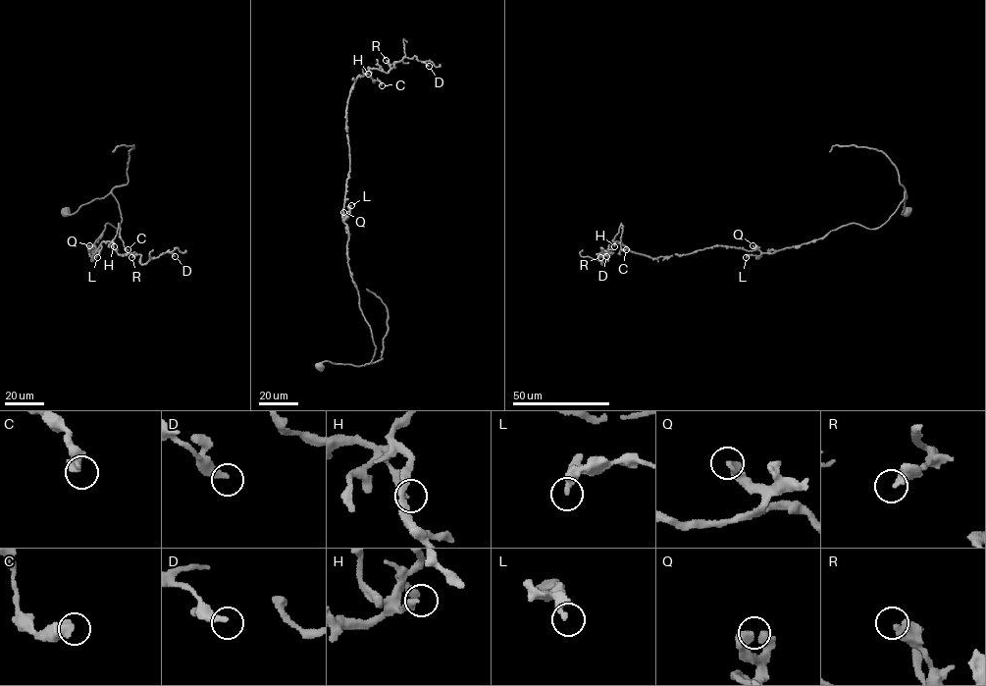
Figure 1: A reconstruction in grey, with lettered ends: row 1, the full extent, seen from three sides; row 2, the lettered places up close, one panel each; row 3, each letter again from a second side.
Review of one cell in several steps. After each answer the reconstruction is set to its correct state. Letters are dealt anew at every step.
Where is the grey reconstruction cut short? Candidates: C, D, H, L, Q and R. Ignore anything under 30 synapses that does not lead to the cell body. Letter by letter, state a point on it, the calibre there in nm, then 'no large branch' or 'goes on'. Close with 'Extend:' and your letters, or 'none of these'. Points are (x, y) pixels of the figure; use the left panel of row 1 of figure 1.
C: place (128, 249); calibre 480 nm; no large branch
D: place (175, 256); calibre 320 nm; no large branch
H: place (114, 246); calibre 280 nm; no large branch
L: place (97, 257); calibre 280 nm; no large branch
Q: place (89, 245); calibre 440 nm; no large branch
R: place (131, 257); calibre 400 nm; no large branch
Extend: none of these

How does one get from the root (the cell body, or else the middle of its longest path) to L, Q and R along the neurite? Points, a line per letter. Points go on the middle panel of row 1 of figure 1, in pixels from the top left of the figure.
L: (319, 366), (324, 361), (355, 366), (369, 364), (376, 348), (348, 267), (348, 234), (343, 220), (351, 205)
Q: (319, 366), (324, 361), (355, 366), (369, 364), (376, 348), (348, 267), (348, 234), (342, 220), (343, 212)
R: (319, 366), (369, 364), (376, 348), (350, 275), (342, 215), (350, 90), (368, 68), (388, 72), (386, 60)

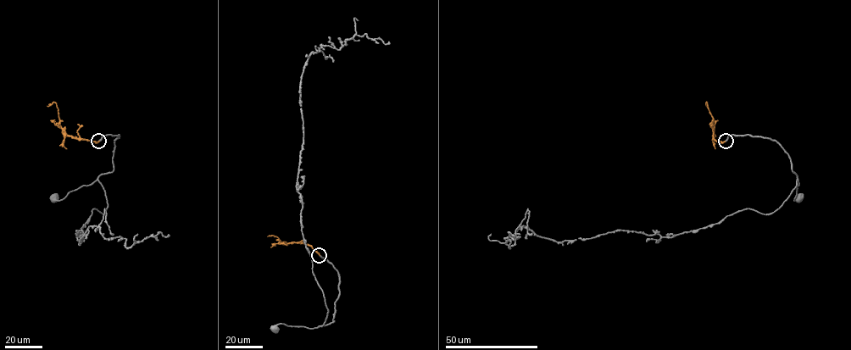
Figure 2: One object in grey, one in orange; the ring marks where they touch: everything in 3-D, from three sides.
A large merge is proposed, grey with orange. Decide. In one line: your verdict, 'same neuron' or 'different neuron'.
same neuron

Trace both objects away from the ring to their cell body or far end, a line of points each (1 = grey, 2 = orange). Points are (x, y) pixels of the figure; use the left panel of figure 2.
1: (99, 141), (119, 135), (112, 172), (60, 200), (54, 197)
2: (99, 141), (69, 136), (60, 124), (56, 104), (53, 102), (47, 106)

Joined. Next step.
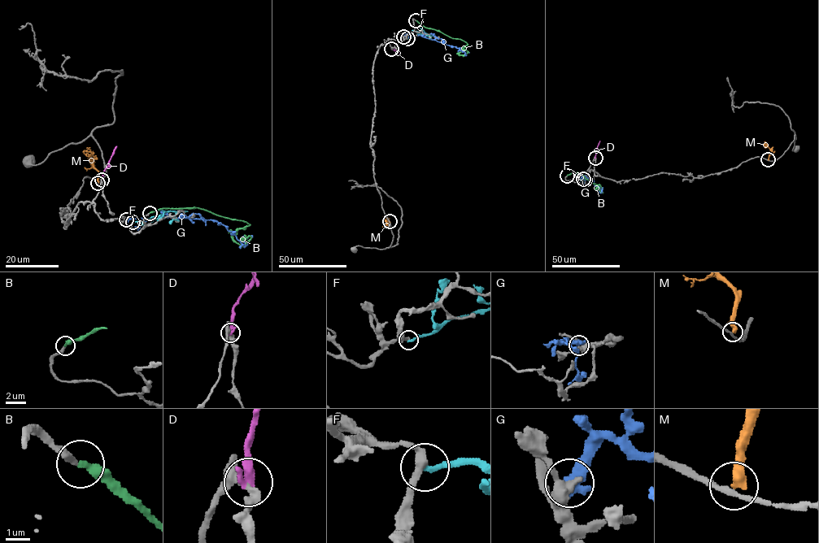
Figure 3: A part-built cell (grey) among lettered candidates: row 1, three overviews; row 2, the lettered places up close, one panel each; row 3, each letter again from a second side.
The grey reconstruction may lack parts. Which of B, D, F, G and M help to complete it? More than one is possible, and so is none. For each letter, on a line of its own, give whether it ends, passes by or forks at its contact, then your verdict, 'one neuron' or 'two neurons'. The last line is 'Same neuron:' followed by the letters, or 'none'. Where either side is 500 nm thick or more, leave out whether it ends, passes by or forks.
B: it ends there; one neuron
D: it ends there; two neurons
F: it ends there; two neurons
G: two neurons
M: it ends there; two neurons
Same neuron: B

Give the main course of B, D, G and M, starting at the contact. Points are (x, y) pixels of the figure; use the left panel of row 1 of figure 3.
B: (149, 213), (198, 207), (243, 220), (249, 224), (233, 237), (240, 245), (251, 237), (240, 239)
D: (102, 180), (102, 172), (116, 146)
G: (126, 219), (171, 217), (214, 220), (232, 231), (244, 247), (245, 240), (252, 235)
M: (98, 183), (98, 172), (90, 156), (93, 153), (85, 151)

